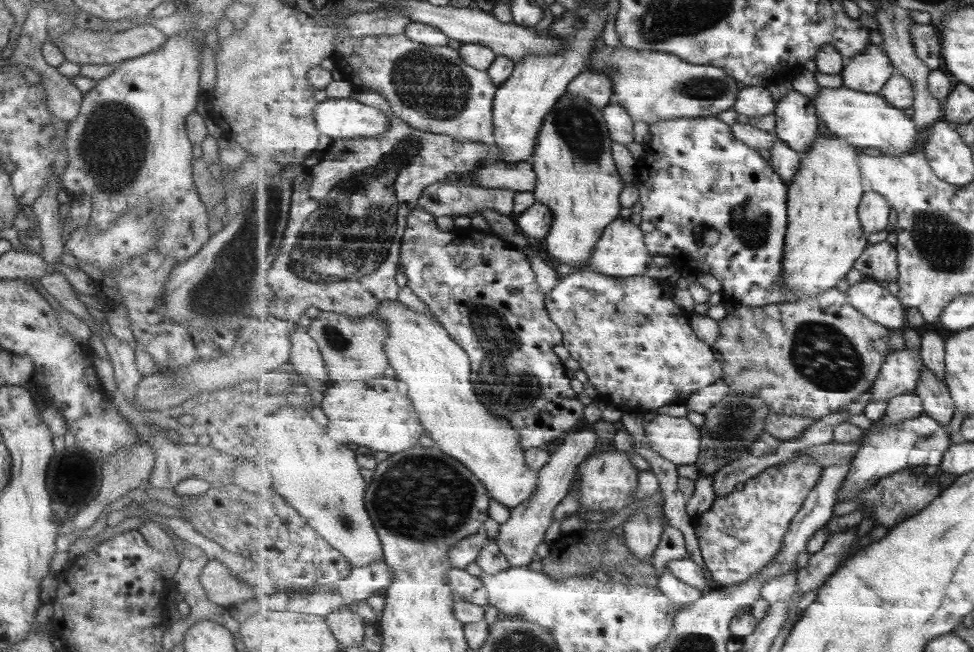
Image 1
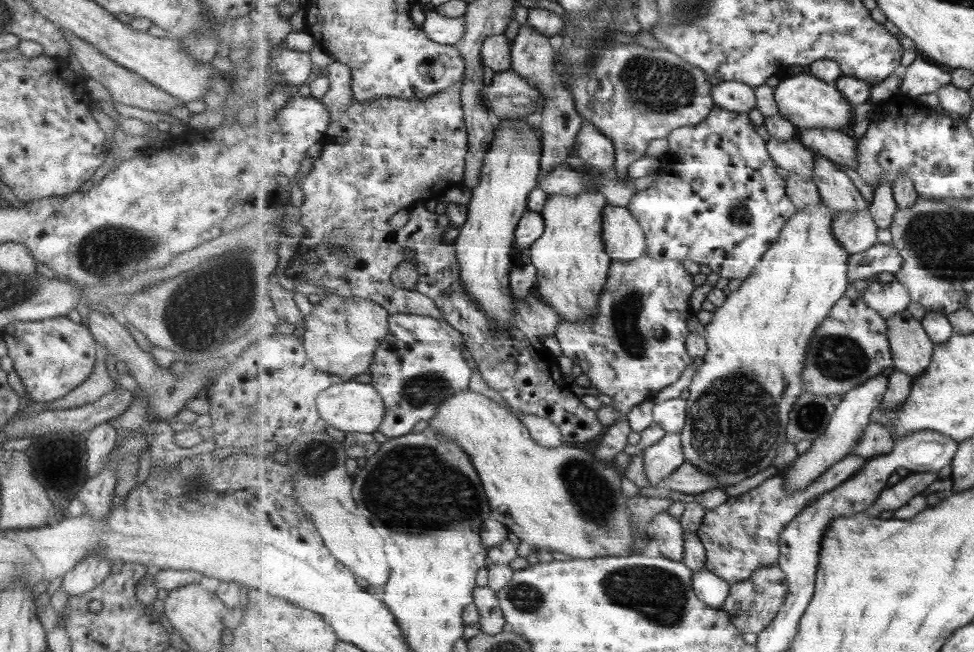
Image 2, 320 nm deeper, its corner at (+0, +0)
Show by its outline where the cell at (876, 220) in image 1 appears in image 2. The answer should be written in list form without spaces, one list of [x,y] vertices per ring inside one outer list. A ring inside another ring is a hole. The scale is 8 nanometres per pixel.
[[[866,210],[839,212],[832,222],[833,233],[849,255],[865,253],[877,243],[877,223]]]

